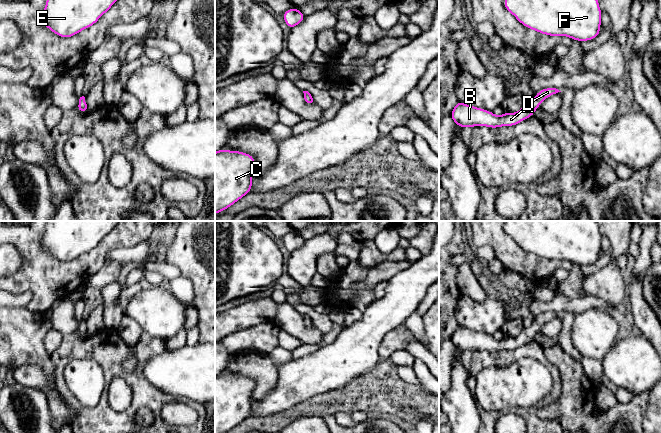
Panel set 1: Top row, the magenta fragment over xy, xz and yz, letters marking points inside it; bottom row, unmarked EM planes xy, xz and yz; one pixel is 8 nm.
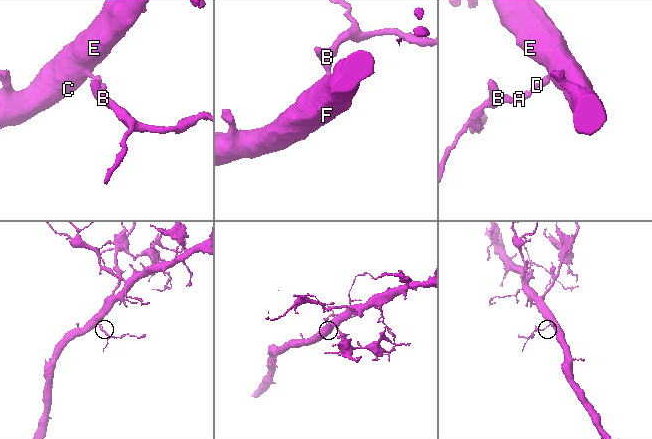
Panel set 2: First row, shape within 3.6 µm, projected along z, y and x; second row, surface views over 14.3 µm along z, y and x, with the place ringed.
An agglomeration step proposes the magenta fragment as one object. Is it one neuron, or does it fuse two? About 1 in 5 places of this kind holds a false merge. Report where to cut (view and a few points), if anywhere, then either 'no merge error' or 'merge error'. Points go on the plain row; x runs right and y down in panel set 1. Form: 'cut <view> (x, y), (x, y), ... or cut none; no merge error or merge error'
cut none; no merge error

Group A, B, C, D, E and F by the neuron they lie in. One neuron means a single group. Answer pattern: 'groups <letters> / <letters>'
groups A B C D E F

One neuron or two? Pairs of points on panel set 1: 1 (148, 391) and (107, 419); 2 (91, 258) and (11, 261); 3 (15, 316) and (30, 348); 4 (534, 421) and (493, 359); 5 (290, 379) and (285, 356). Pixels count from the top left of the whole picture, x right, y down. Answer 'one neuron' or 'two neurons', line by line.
1: one neuron
2: two neurons
3: one neuron
4: one neuron
5: two neurons

